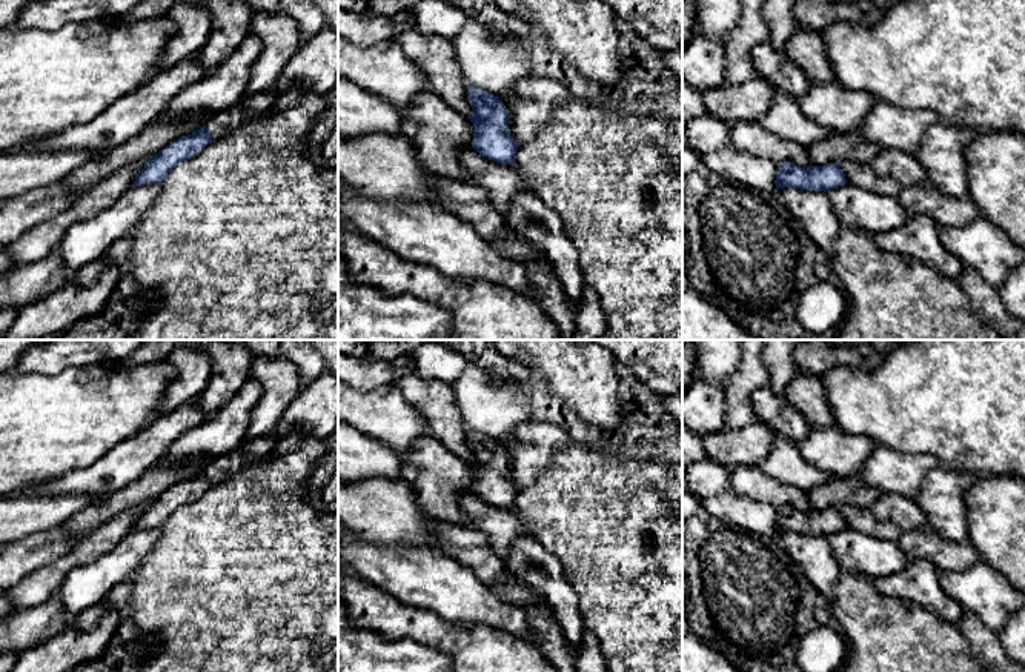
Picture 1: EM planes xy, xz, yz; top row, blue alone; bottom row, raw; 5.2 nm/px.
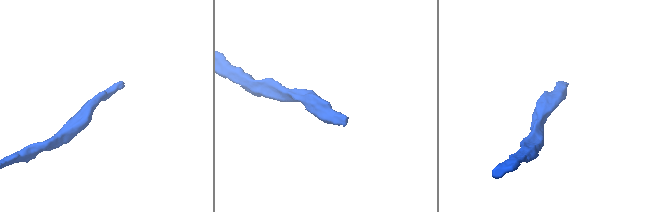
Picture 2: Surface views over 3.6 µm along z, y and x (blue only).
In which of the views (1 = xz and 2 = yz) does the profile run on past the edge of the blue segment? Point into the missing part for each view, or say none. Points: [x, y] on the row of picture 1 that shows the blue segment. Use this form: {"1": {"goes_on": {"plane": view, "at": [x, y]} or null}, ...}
{"1": {"goes_on": null}, "2": {"goes_on": null}}

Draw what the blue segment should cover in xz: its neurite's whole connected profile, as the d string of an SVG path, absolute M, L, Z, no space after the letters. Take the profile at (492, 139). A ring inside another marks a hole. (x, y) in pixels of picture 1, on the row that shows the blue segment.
M467 86L467 98L473 109L469 117L475 128L472 148L496 163L513 166L519 143L509 132L509 112L503 101L473 86Z

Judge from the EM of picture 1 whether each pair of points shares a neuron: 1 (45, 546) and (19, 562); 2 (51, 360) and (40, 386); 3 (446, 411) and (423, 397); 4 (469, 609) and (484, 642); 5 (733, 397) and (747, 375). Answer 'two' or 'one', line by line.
1: one
2: two
3: one
4: two
5: one

